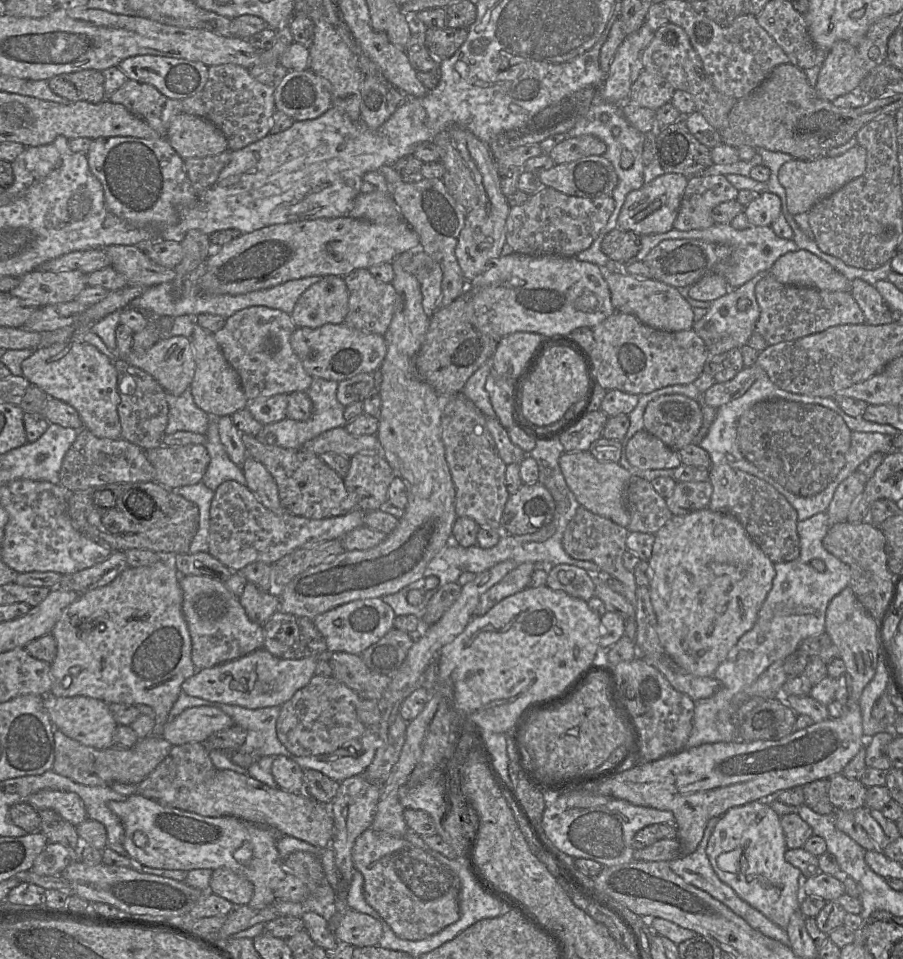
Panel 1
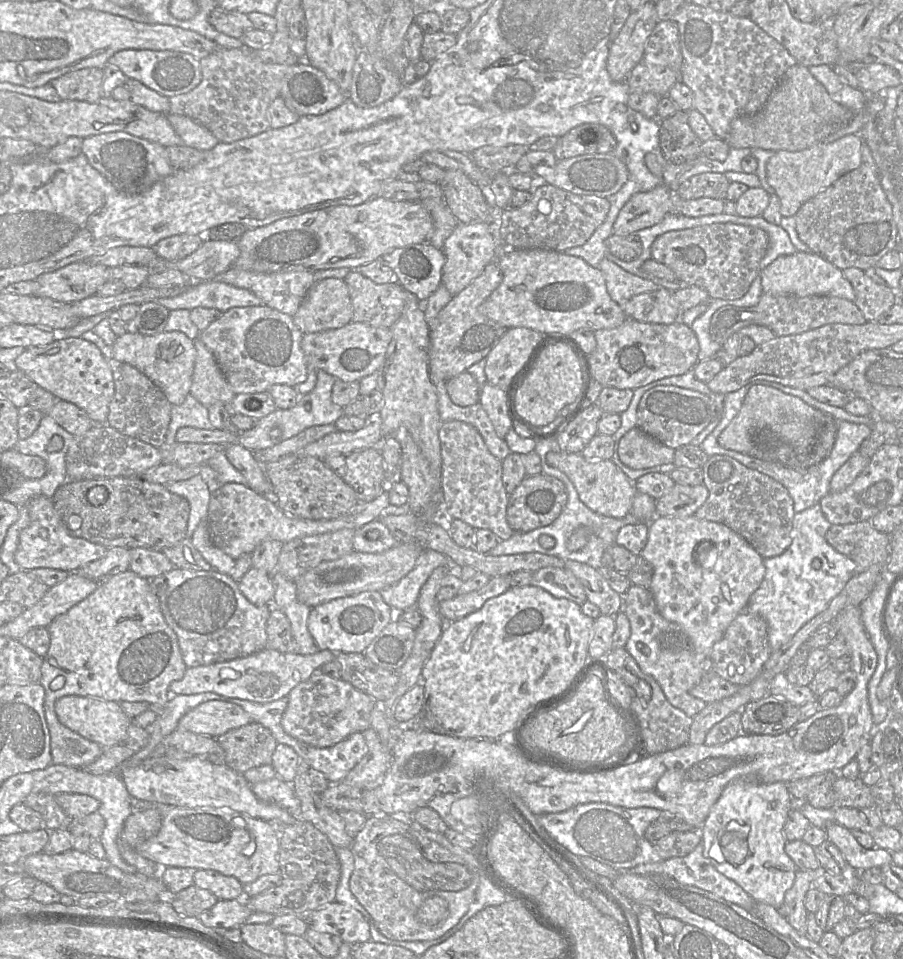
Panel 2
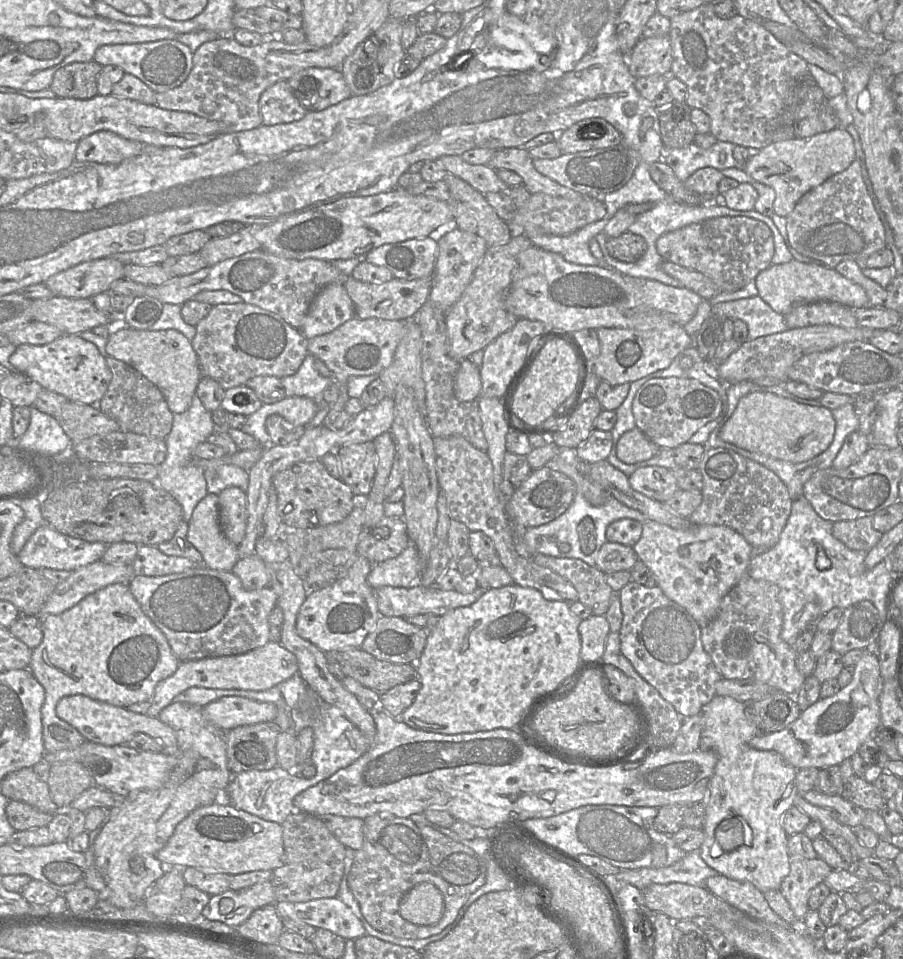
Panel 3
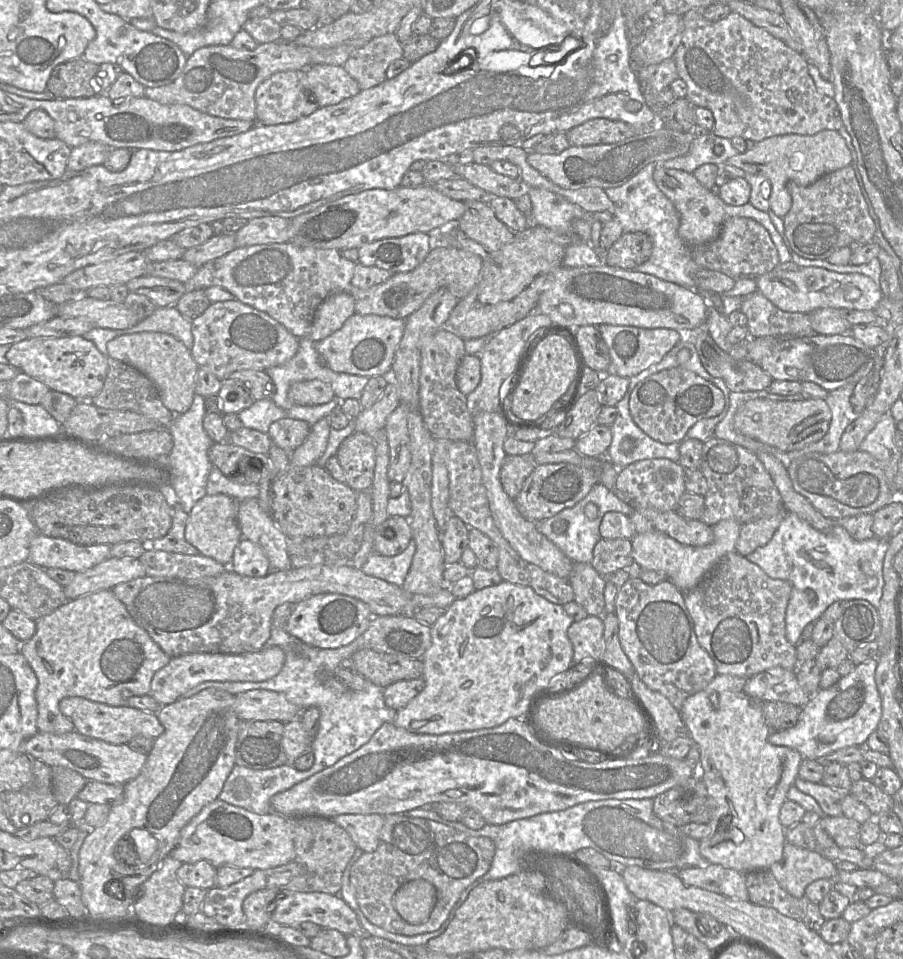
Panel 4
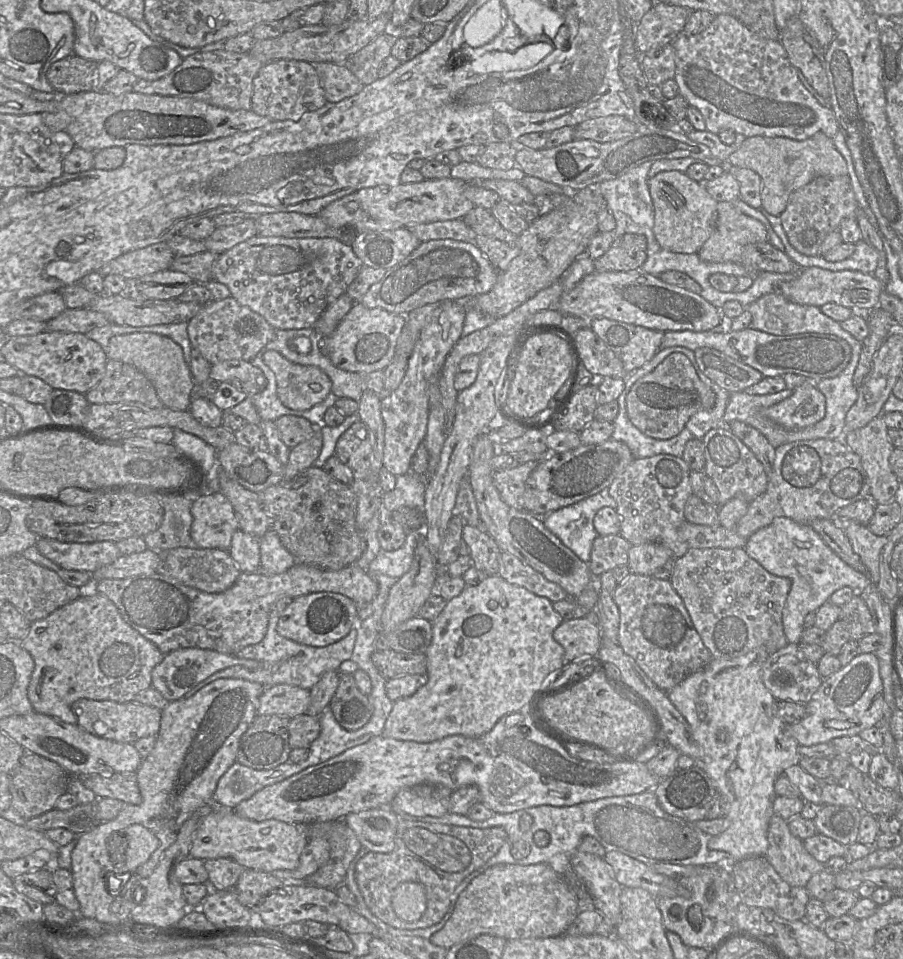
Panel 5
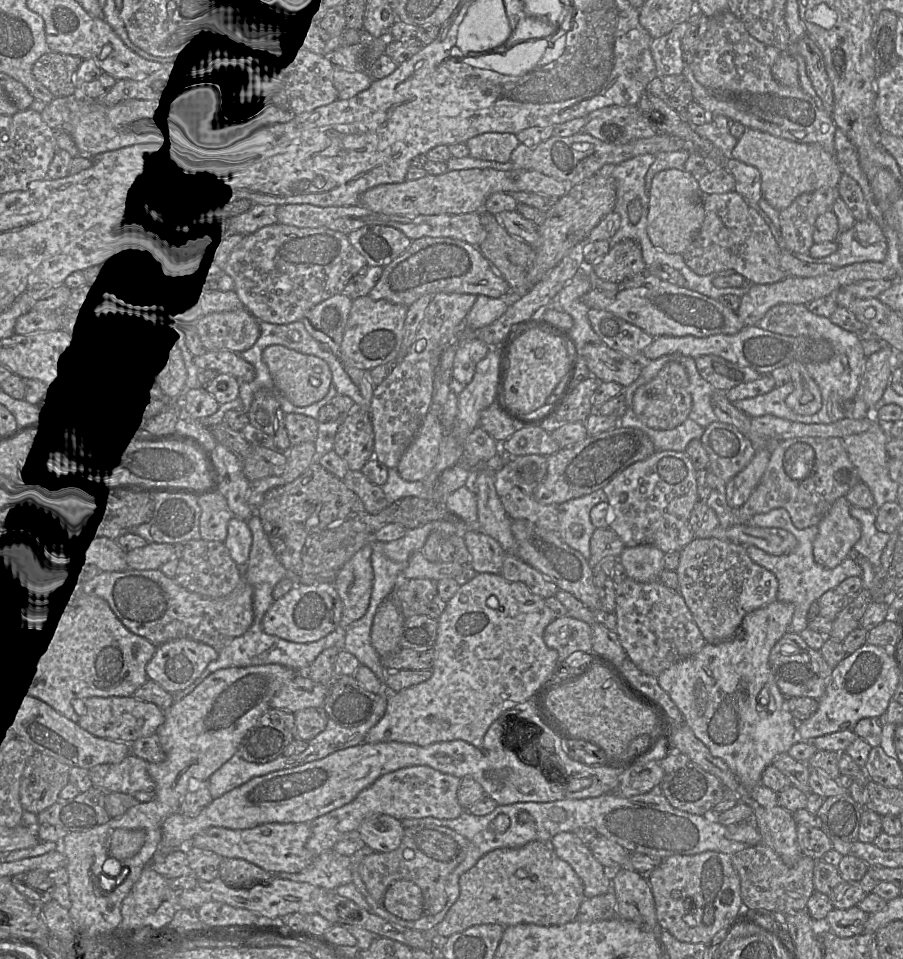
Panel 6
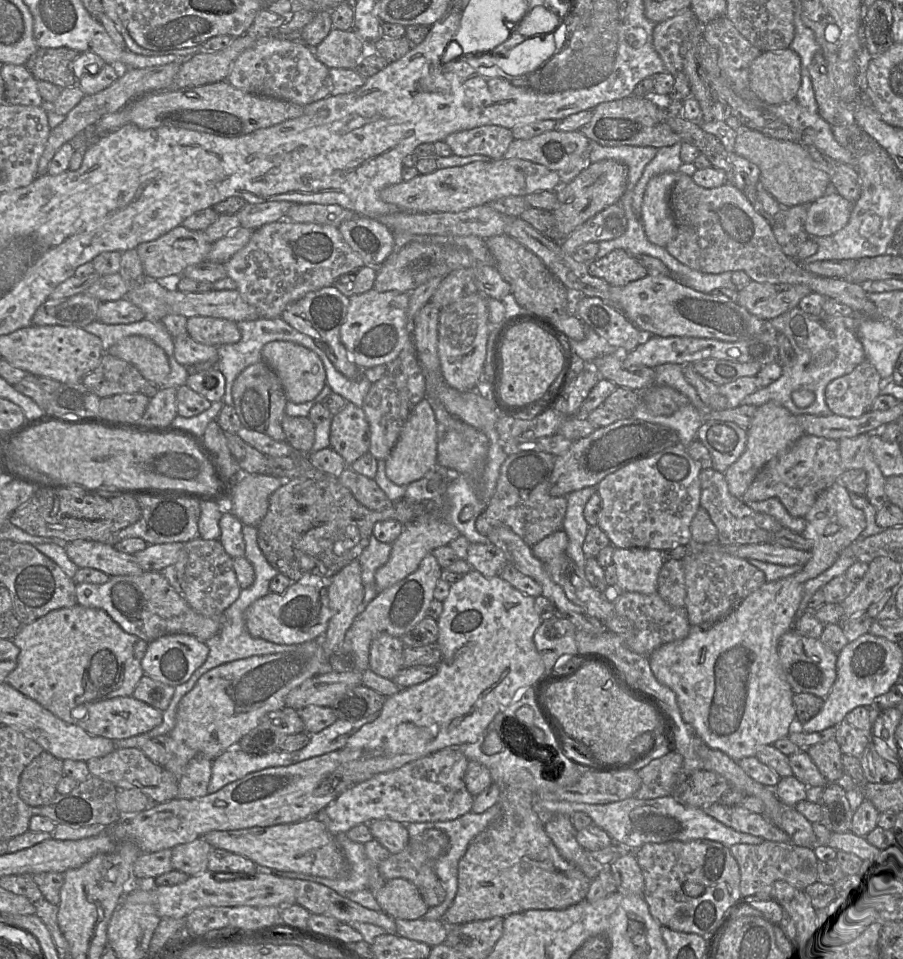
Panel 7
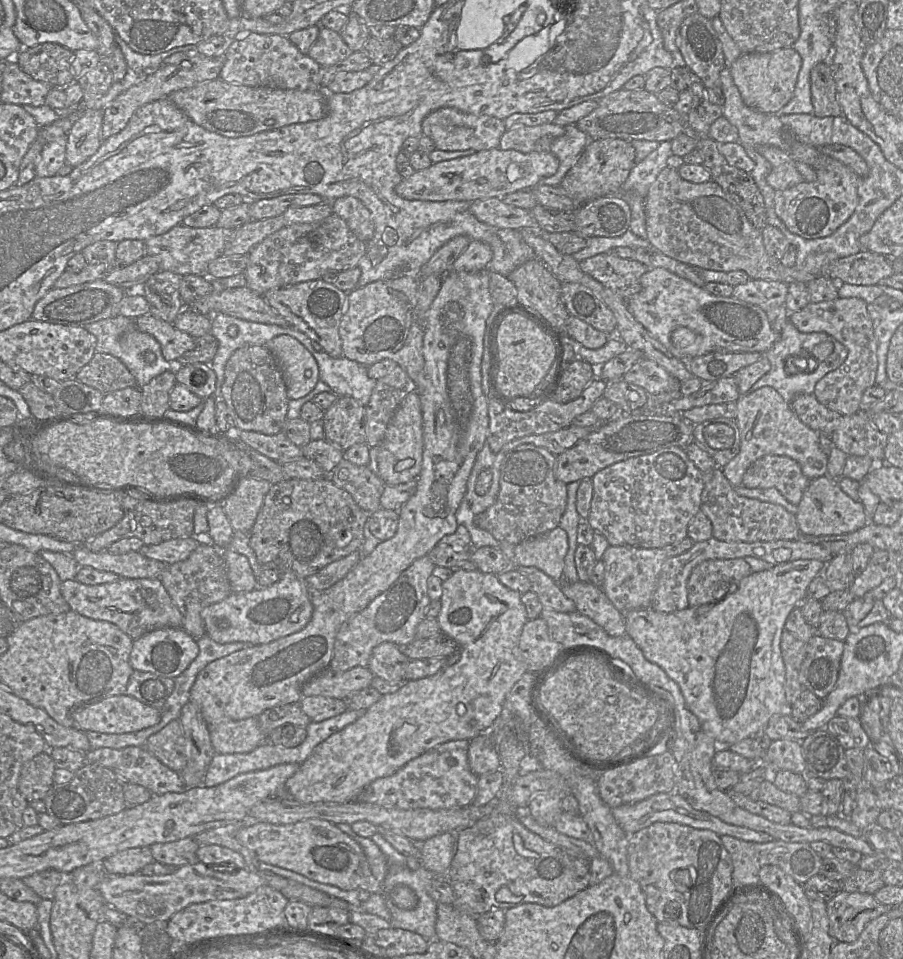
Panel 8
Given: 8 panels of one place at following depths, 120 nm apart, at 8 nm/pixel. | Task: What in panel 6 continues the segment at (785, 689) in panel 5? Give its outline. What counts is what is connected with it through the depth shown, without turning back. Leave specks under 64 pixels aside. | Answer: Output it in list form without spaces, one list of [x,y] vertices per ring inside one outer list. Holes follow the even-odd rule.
[[[786,632],[773,646],[769,666],[775,681],[786,698],[810,697],[819,699],[825,692],[834,668],[828,665],[819,650],[810,648],[798,633]]]

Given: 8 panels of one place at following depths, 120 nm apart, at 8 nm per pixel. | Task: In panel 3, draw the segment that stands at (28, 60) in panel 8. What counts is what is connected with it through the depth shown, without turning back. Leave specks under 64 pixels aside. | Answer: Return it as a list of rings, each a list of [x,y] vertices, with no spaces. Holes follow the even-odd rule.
[[[92,61],[73,62],[58,69],[52,78],[49,89],[57,98],[91,99],[98,95],[98,77],[102,66]]]

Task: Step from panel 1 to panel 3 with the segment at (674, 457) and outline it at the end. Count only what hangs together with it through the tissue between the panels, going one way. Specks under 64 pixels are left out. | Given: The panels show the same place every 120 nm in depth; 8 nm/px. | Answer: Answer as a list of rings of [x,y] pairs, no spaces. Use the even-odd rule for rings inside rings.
[[[638,427],[621,435],[617,443],[617,457],[626,464],[635,464],[654,457],[660,447]]]

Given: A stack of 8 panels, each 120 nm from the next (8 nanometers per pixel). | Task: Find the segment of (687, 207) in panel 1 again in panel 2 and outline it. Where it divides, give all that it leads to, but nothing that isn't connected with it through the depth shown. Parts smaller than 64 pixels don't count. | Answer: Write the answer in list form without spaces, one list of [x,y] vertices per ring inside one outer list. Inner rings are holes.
[[[707,172],[694,175],[684,181],[676,194],[684,200],[698,198],[725,200],[729,184],[724,173]]]

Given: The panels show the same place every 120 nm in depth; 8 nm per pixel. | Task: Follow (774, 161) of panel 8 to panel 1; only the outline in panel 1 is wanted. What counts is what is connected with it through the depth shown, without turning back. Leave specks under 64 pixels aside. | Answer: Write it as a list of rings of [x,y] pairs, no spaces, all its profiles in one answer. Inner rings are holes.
[[[855,145],[845,153],[836,156],[801,161],[792,159],[784,163],[778,172],[780,184],[786,191],[787,209],[793,216],[806,213],[819,201],[835,193],[847,183],[860,177],[866,169],[866,150]]]

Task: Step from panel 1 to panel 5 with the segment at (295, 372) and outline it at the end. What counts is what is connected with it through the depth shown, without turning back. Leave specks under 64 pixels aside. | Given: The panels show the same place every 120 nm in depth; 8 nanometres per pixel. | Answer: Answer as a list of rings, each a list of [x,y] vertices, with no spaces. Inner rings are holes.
[[[231,296],[203,305],[187,323],[187,334],[192,348],[211,365],[231,359],[250,362],[275,334],[275,329],[266,319],[249,307],[240,305]]]

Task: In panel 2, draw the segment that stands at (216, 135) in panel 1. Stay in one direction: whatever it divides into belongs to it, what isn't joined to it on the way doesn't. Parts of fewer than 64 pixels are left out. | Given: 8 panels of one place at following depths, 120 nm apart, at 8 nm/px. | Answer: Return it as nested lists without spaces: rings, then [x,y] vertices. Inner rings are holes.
[[[167,113],[167,118],[182,140],[182,145],[201,151],[215,147],[219,140],[203,125],[189,117]]]

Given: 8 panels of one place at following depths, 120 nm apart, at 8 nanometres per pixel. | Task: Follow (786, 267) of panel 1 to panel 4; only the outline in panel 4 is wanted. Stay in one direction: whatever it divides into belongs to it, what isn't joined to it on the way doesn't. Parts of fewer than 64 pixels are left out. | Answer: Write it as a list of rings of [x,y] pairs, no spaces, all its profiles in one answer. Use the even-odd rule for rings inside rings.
[[[820,267],[772,270],[754,278],[757,291],[785,312],[812,313],[820,308],[874,310],[883,297],[879,283],[866,275],[836,273]]]

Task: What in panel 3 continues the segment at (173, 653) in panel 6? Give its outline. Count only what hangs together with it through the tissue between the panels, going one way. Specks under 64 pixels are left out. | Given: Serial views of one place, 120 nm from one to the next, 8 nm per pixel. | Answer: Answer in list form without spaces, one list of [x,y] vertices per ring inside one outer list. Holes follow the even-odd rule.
[[[269,641],[264,646],[244,654],[182,661],[172,675],[158,682],[146,715],[158,717],[159,712],[174,701],[178,694],[191,687],[264,691],[289,679],[296,673],[298,673],[298,662],[295,655],[288,651],[281,642],[274,641]]]

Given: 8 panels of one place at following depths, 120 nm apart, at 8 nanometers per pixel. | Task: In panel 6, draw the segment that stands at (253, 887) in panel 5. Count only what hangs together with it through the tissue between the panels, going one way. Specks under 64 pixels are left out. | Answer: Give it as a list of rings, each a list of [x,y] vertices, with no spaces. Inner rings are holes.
[[[222,857],[219,866],[219,878],[233,888],[246,888],[260,882],[270,882],[277,878],[277,873],[240,858]]]

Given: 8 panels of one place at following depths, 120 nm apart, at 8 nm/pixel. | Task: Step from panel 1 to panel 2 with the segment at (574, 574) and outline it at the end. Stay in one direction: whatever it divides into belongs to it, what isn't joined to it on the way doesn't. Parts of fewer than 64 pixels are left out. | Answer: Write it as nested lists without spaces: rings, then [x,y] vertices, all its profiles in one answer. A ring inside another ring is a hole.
[[[545,567],[532,574],[531,585],[549,592],[553,597],[565,598],[579,605],[587,601],[585,589],[570,571],[555,567]]]

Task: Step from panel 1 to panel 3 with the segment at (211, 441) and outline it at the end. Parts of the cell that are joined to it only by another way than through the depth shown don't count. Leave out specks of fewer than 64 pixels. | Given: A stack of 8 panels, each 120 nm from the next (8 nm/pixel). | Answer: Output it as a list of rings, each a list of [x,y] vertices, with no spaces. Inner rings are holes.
[[[228,457],[224,459],[226,463],[216,468],[207,467],[204,470],[208,493],[218,495],[222,490],[231,486],[239,487],[246,492],[249,485],[248,471],[229,463]]]

